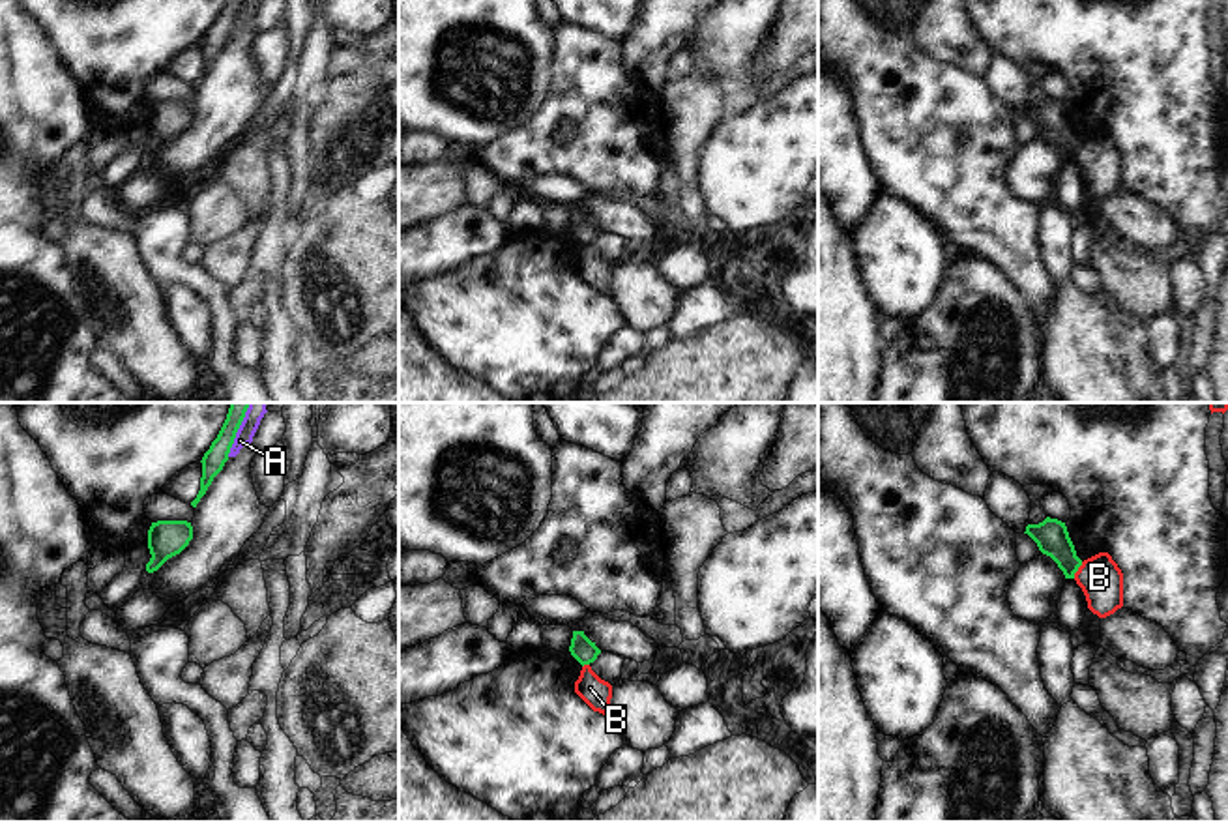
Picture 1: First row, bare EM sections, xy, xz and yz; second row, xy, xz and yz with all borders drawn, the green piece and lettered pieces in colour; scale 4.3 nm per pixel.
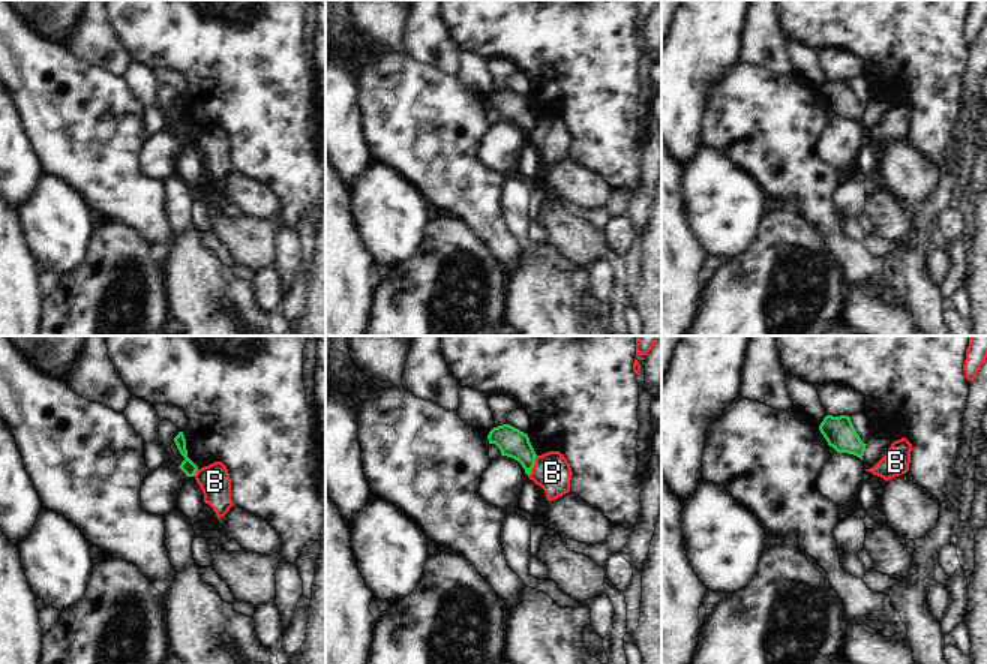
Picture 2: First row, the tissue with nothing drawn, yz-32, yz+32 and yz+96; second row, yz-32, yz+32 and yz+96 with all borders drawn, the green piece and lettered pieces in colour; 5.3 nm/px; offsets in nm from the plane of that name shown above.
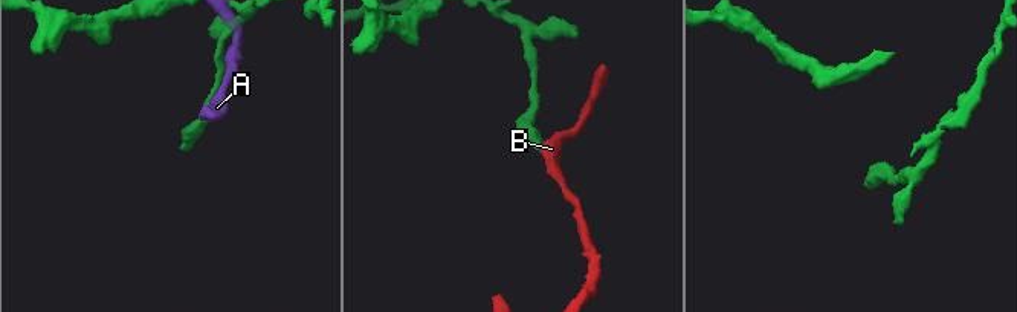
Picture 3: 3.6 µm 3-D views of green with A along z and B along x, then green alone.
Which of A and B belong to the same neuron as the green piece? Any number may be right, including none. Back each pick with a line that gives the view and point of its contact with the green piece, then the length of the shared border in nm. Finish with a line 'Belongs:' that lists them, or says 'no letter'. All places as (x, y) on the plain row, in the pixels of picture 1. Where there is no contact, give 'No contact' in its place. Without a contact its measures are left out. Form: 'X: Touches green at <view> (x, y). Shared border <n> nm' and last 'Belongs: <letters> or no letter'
Belongs: no letter

